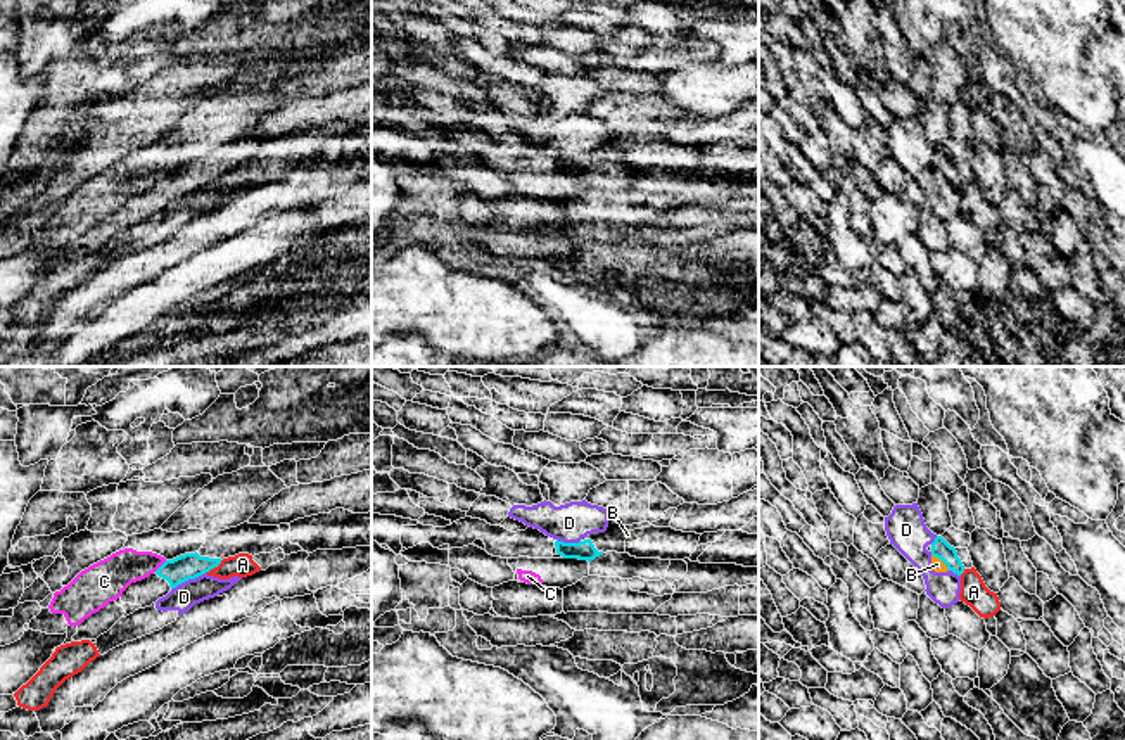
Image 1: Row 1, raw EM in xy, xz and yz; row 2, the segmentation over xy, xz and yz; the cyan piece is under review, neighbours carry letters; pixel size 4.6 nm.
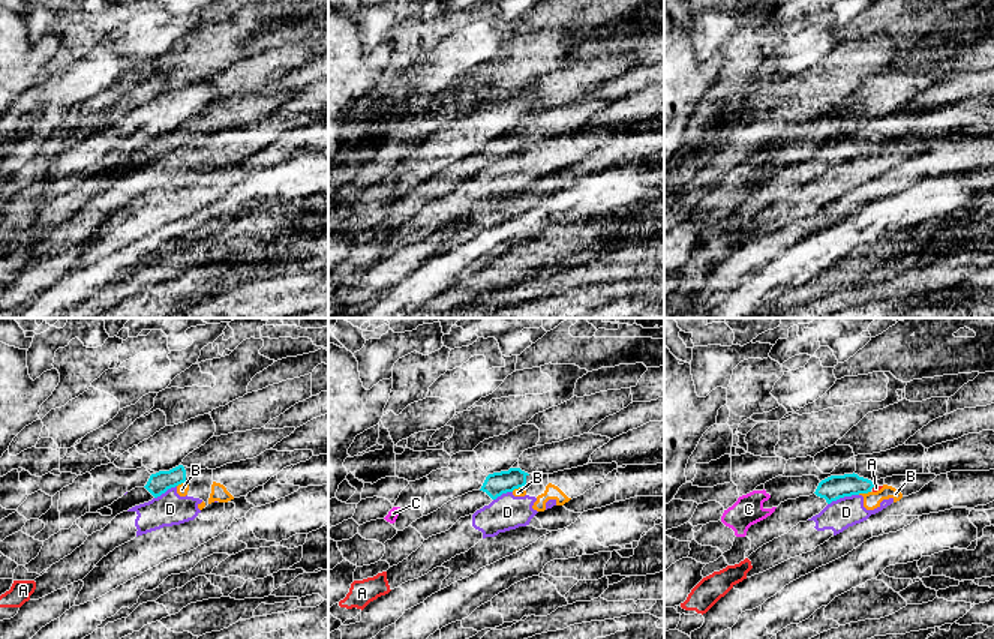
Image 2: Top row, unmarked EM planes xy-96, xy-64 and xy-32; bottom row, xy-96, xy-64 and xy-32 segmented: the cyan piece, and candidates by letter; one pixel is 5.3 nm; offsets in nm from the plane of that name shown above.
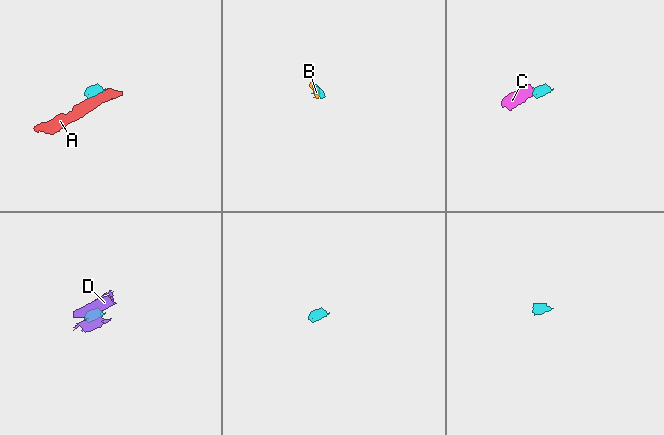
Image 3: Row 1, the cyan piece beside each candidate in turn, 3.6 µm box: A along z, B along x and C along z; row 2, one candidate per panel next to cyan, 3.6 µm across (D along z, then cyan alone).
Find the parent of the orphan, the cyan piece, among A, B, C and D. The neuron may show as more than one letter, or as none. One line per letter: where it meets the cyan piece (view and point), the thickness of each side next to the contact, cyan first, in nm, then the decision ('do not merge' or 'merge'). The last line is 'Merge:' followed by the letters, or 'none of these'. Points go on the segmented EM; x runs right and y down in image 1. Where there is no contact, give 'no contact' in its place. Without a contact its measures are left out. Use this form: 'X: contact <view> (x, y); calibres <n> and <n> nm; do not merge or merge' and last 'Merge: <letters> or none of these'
A: contact xy (213, 567); calibres 120 and 110 nm; do not merge
B: contact yz (940, 559); calibres 90 and 60 nm; do not merge
C: contact xy (161, 566); calibres 120 and 180 nm; do not merge
D: contact xy (187, 580); calibres 120 and 120 nm; do not merge
Merge: none of these

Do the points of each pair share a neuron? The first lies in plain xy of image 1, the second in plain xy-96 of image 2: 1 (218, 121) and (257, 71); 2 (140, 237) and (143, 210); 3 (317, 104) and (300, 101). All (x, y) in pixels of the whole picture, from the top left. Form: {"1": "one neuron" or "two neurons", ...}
{"1": "one neuron", "2": "two neurons", "3": "two neurons"}

